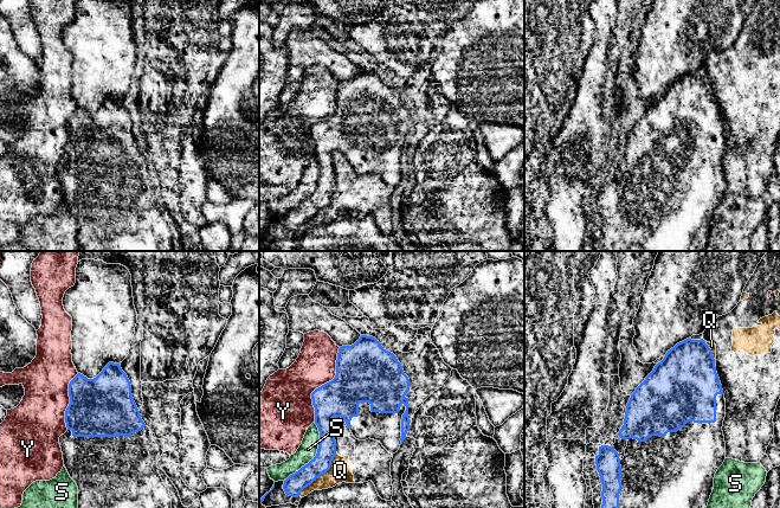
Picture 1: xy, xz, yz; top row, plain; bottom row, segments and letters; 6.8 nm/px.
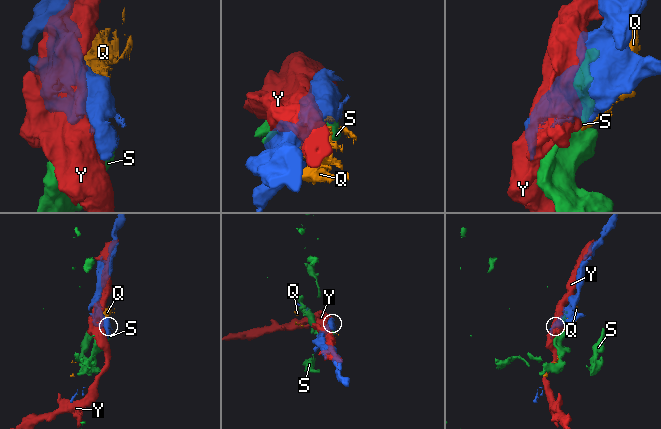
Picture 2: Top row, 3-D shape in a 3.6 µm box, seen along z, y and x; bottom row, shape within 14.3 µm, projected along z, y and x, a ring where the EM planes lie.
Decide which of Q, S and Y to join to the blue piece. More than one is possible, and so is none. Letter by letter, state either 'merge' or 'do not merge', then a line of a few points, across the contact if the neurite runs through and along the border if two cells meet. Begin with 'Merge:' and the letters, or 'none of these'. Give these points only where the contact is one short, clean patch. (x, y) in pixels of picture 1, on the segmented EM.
Merge: none of these
Q: do not merge
S: do not merge
Y: do not merge

